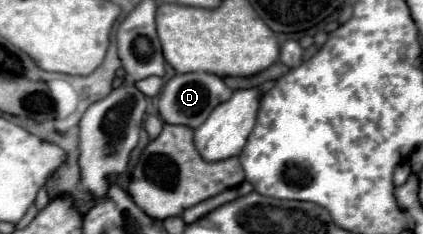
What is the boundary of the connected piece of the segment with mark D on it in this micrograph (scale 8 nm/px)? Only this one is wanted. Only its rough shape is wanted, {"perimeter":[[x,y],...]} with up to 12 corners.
{"perimeter":[[177,73],[161,91],[165,123],[199,127],[231,97],[221,77]]}

